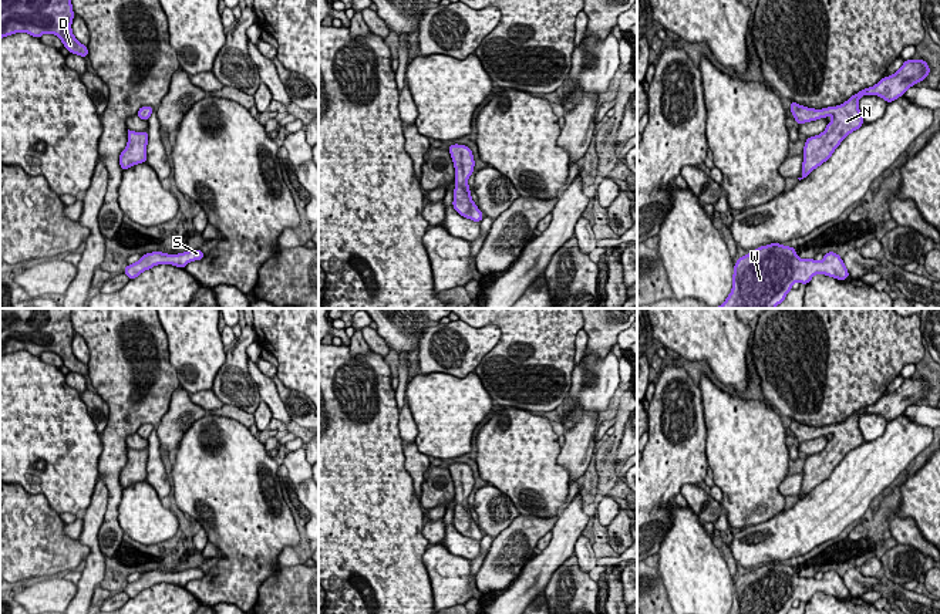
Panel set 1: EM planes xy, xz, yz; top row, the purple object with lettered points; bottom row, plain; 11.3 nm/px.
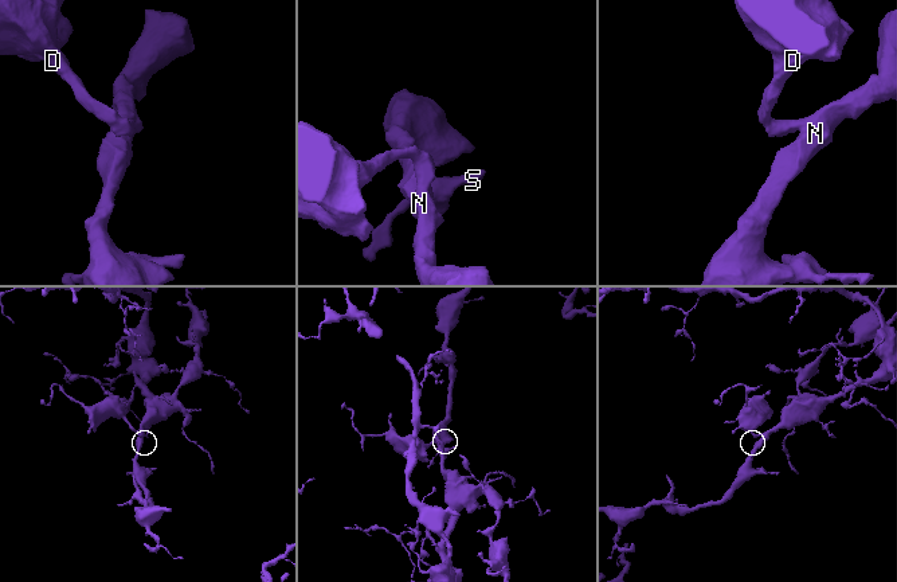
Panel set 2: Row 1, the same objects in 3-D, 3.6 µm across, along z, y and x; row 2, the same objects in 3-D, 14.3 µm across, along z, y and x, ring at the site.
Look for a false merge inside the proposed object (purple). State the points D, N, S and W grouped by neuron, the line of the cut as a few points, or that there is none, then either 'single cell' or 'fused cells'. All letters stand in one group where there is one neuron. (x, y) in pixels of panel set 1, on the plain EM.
groups D N S W; cut none; single cell

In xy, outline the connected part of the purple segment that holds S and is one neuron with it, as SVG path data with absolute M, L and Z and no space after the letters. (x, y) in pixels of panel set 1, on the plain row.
M195 567L178 573L168 573L162 570L152 570L144 573L137 581L124 587L129 598L138 596L142 590L152 587L156 583L172 583L185 587L189 580L202 578L205 573Z

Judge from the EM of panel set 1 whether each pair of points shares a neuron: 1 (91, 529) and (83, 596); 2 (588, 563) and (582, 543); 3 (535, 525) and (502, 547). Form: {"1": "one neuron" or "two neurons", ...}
{"1": "one neuron", "2": "one neuron", "3": "one neuron"}

